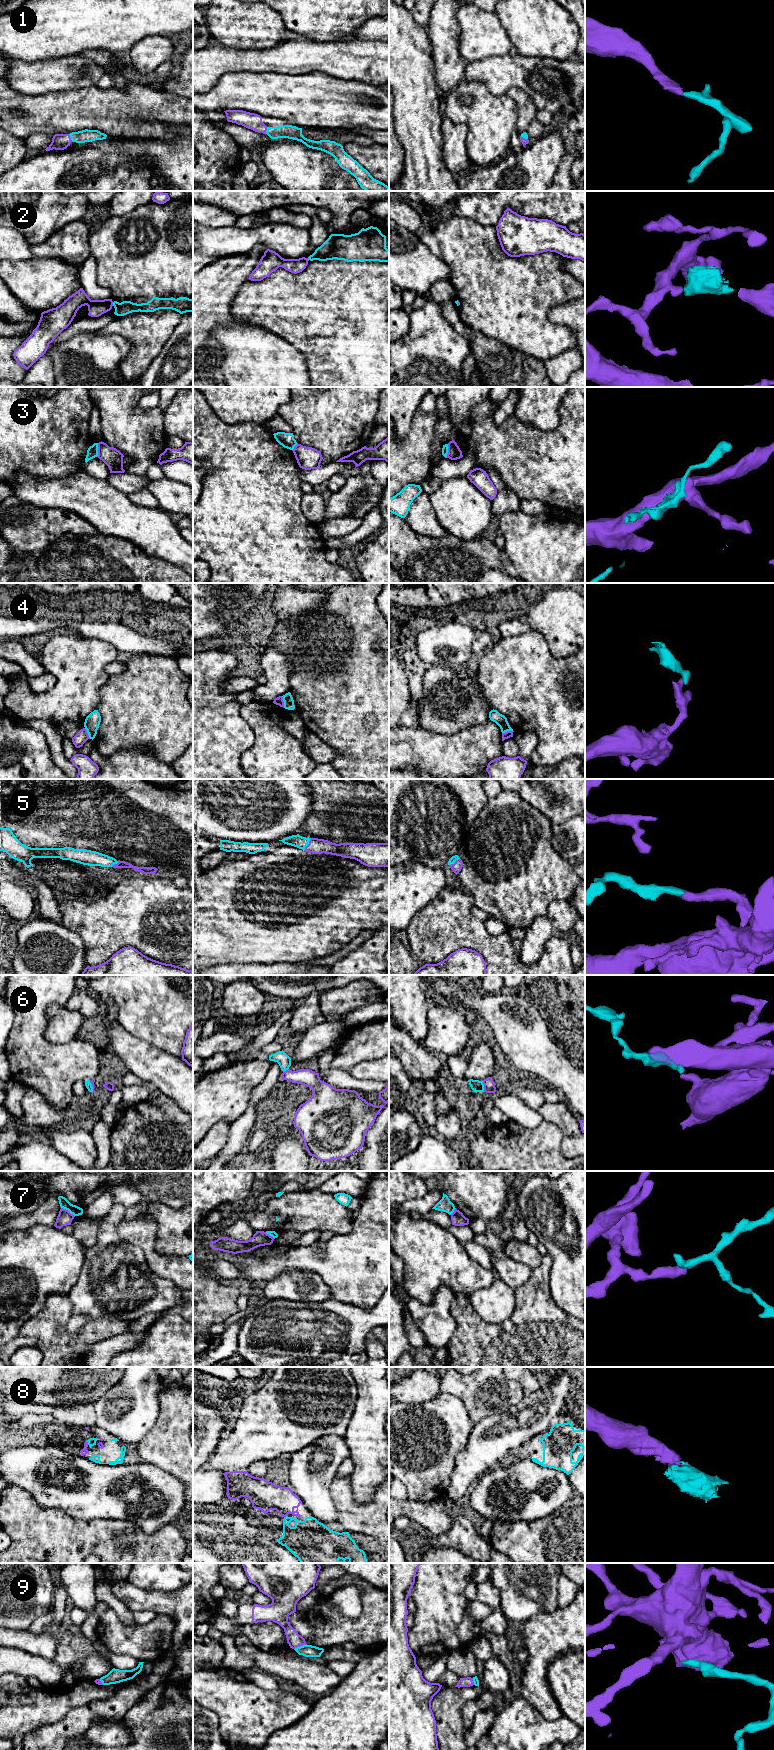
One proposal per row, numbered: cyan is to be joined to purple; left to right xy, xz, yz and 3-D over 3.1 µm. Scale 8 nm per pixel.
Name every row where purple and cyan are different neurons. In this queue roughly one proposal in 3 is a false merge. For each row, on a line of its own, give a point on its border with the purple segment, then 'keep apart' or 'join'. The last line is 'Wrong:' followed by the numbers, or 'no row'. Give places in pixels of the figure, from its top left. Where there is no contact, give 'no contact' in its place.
1: xy (70, 137) | join
2: xy (112, 304) | keep apart
3: xy (98, 450) | keep apart
4: xz (283, 702) | keep apart
5: xz (308, 844) | join
6: yz (484, 1086) | join
7: xy (67, 1210) | keep apart
8: xy (87, 1442) | join
9: xz (300, 1645) | join
Wrong: 2, 3, 4, 7

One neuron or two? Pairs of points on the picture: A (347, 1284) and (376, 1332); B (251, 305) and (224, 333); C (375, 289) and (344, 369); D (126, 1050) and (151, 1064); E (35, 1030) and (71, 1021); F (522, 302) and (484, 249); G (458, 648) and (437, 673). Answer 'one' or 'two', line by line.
A: two
B: two
C: one
D: one
E: two
F: one
G: two

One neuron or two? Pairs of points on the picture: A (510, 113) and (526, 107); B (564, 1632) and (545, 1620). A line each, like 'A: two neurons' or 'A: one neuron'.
A: two neurons
B: one neuron

